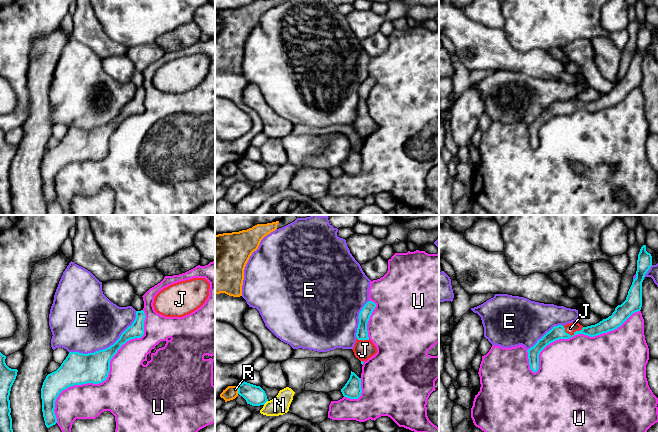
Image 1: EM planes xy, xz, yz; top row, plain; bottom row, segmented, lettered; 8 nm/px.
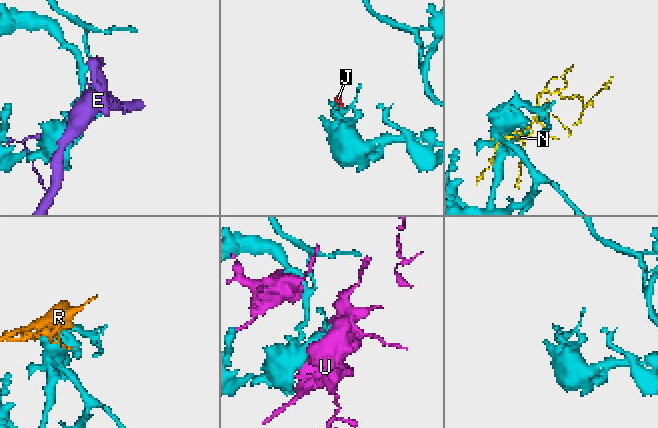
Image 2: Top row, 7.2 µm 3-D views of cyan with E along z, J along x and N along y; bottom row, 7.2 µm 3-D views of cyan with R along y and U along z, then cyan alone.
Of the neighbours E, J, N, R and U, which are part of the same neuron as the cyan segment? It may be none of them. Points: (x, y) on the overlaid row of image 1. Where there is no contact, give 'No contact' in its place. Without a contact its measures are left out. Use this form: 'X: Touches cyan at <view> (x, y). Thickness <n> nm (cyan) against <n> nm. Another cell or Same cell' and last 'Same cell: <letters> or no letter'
E: Touches cyan at xy (108, 347). Thickness 240 nm (cyan) against 480 nm. Another cell
J: Touches cyan at yz (572, 335). Thickness 110 nm (cyan) against 90 nm. Same cell
N: Touches cyan at xz (265, 402). Thickness 160 nm (cyan) against 150 nm. Another cell
R: Touches cyan at xz (238, 390). Thickness 160 nm (cyan) against 110 nm. Another cell
U: Touches cyan at xy (107, 376). Thickness 260 nm (cyan) against 480 nm. Another cell
Same cell: J

